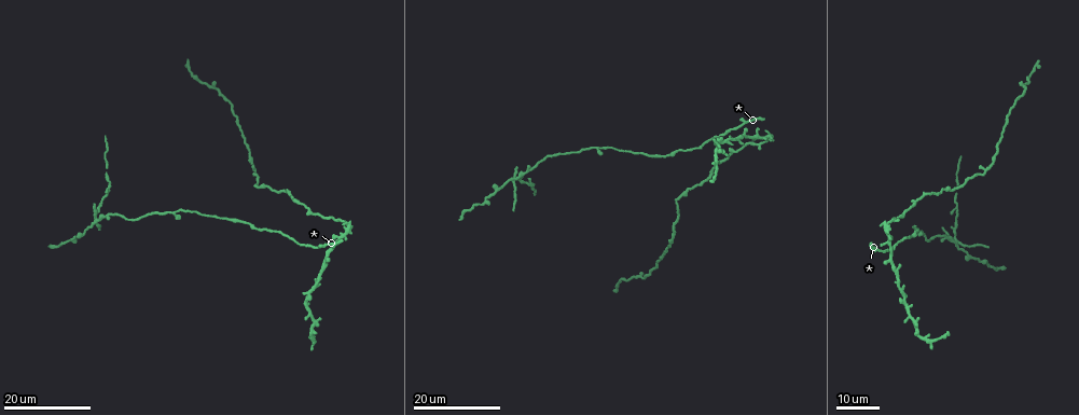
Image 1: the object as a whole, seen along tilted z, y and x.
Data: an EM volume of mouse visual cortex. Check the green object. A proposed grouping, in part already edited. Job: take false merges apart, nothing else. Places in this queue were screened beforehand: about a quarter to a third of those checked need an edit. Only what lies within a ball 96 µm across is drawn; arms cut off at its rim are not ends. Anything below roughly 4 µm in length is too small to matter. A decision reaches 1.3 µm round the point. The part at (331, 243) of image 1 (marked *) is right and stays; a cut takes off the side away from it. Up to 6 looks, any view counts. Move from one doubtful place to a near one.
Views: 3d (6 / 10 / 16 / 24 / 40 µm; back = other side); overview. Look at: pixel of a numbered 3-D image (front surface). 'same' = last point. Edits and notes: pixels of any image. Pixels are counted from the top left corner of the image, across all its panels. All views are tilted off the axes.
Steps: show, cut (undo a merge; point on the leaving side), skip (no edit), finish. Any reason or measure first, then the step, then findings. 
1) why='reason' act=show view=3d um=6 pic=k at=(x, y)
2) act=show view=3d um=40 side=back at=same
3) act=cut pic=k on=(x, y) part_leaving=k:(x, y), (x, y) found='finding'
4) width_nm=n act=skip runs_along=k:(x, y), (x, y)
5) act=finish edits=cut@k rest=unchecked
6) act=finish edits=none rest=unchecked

why='looks like a crossing' act=show view=3d um=16 pic=1 at=(956, 238)

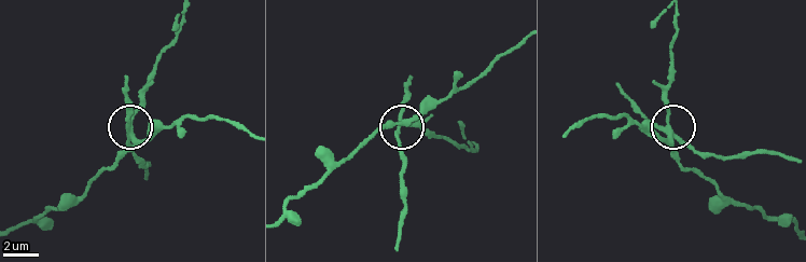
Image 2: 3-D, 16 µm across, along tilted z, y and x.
act=show view=3d um=10 pic=2 at=(128, 129)

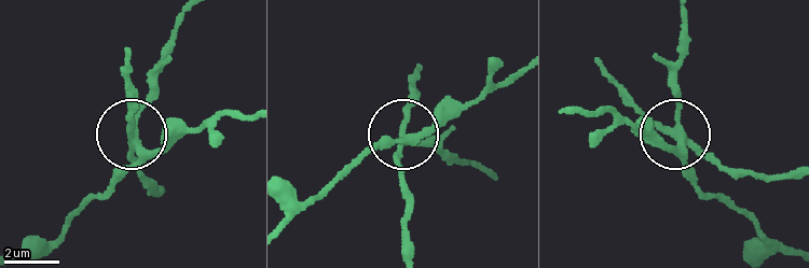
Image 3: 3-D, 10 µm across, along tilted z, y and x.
side_arm_um=19 arms=5 act=cut pic=3 on=(132, 112) found='two neurons meet here'

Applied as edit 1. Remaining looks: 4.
act=show view=overview

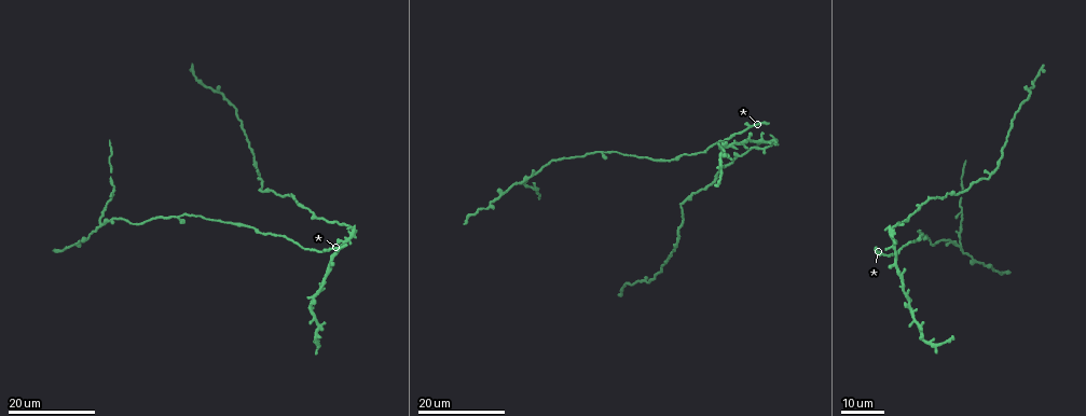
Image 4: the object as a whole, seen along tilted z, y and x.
why='thick turns thin' act=show view=3d um=16 pic=4 at=(980, 262)

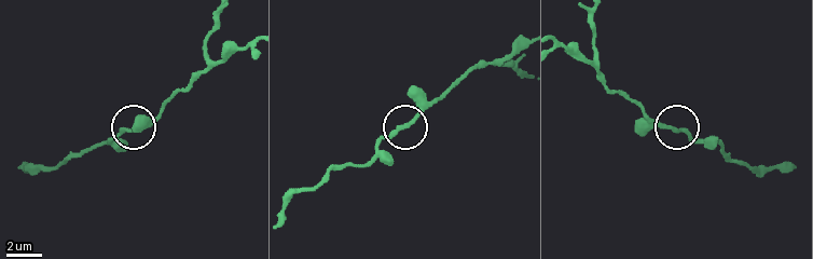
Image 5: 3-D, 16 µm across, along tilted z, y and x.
why='closer look' act=show view=3d um=6 pic=5 at=(412, 121)

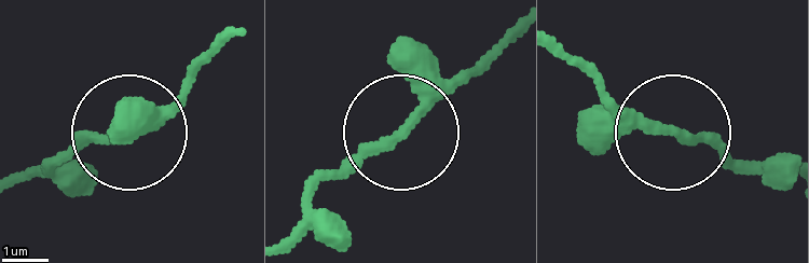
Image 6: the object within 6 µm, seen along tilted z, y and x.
width_nm=240 act=skip runs_along=6:(559, 46), (636, 115), (752, 160) found='all the same neuron'

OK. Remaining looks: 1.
act=finish edits=cut@3 rest=unchecked

